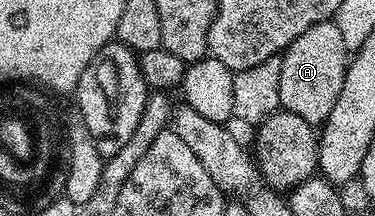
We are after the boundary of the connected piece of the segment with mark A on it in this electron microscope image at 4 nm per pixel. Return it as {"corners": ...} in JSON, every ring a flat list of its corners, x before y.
{"corners":[[334,20,313,24,281,56,280,106,286,112,305,119,310,125,320,126,337,103,349,64,349,51,339,25]]}

